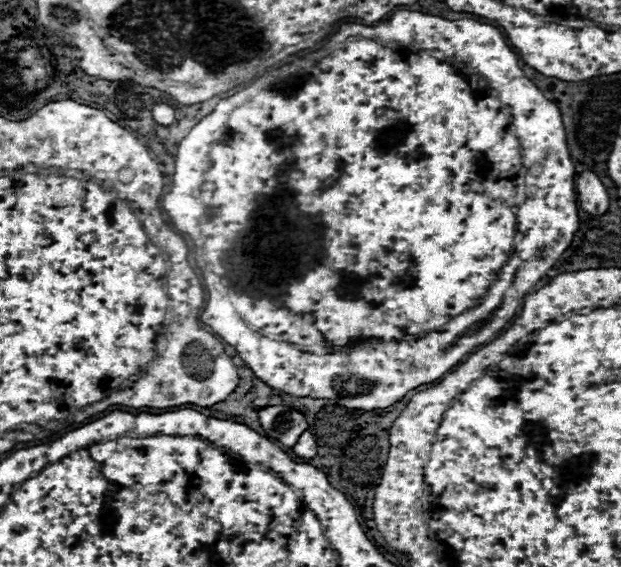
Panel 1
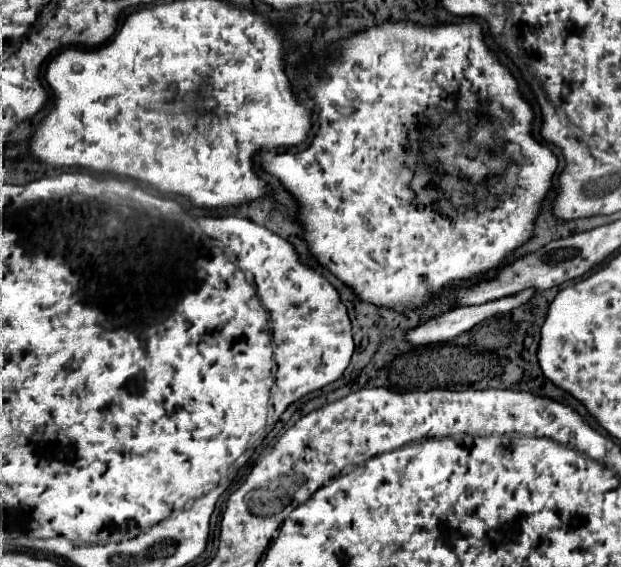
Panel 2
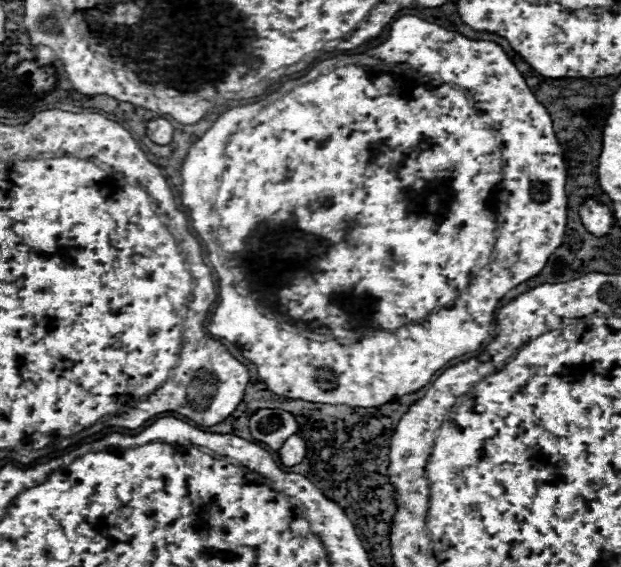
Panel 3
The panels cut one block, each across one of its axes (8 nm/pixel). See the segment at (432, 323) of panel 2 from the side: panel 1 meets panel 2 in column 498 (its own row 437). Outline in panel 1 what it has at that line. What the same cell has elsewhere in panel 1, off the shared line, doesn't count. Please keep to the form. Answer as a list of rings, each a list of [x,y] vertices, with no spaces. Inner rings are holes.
[[[306,430],[306,432],[300,434],[300,438],[298,438],[298,442],[294,444],[292,450],[294,450],[294,454],[300,456],[300,458],[314,458],[314,456],[316,456],[316,450],[318,450],[316,438]]]

